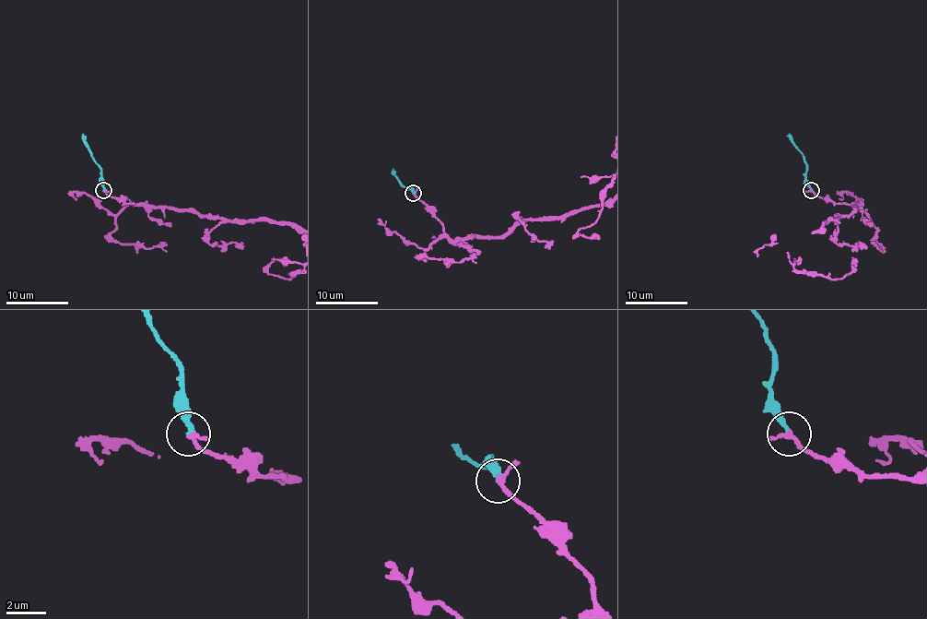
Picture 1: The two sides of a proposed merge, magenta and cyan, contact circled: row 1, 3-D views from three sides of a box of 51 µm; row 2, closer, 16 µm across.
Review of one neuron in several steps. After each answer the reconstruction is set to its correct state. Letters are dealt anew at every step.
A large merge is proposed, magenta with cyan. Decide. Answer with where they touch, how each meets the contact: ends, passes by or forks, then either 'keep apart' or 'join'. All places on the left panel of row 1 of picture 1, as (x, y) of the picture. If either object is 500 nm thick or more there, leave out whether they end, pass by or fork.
(103, 190) | magenta passes by | cyan ends | join

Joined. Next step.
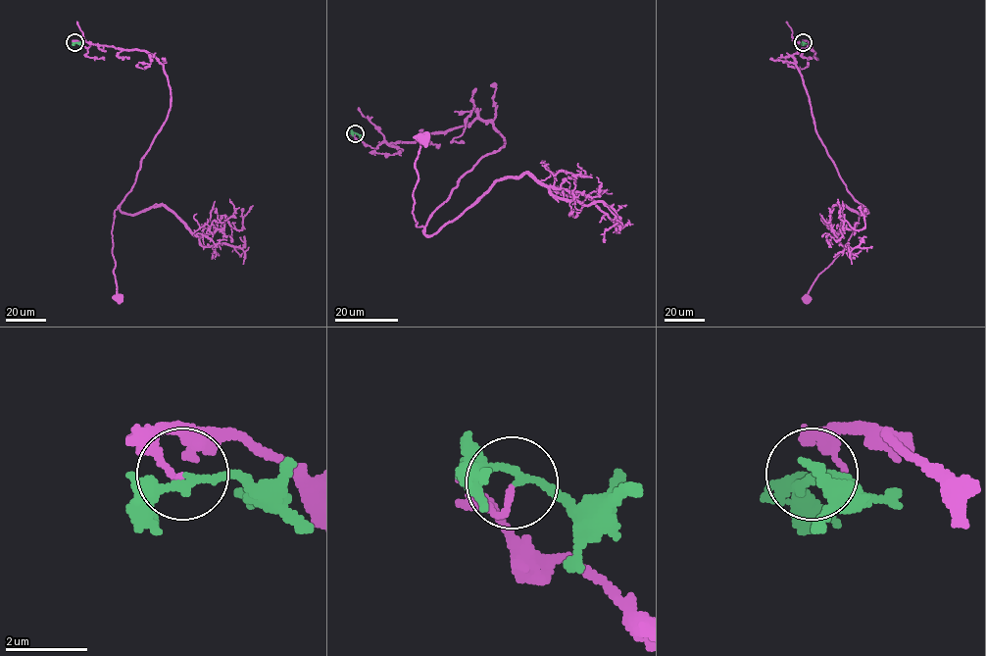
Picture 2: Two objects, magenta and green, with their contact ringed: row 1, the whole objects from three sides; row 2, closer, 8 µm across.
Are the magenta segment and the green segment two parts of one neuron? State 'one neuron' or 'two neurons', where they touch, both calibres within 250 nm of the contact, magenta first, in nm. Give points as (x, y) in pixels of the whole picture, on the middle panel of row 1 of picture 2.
two neurons | (355, 133) | 130/170 nm

